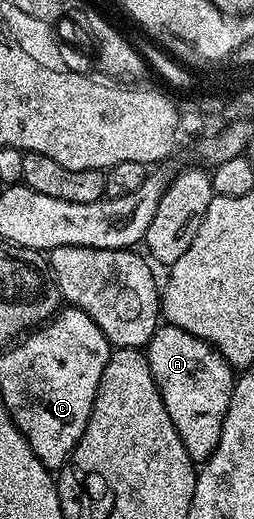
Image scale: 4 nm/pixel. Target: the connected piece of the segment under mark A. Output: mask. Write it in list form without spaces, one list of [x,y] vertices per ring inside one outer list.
[[[168,323],[158,324],[144,354],[167,407],[167,415],[171,415],[171,423],[175,423],[175,431],[179,431],[183,447],[187,447],[187,455],[195,463],[208,461],[223,435],[223,419],[235,384],[233,366],[203,339]]]

